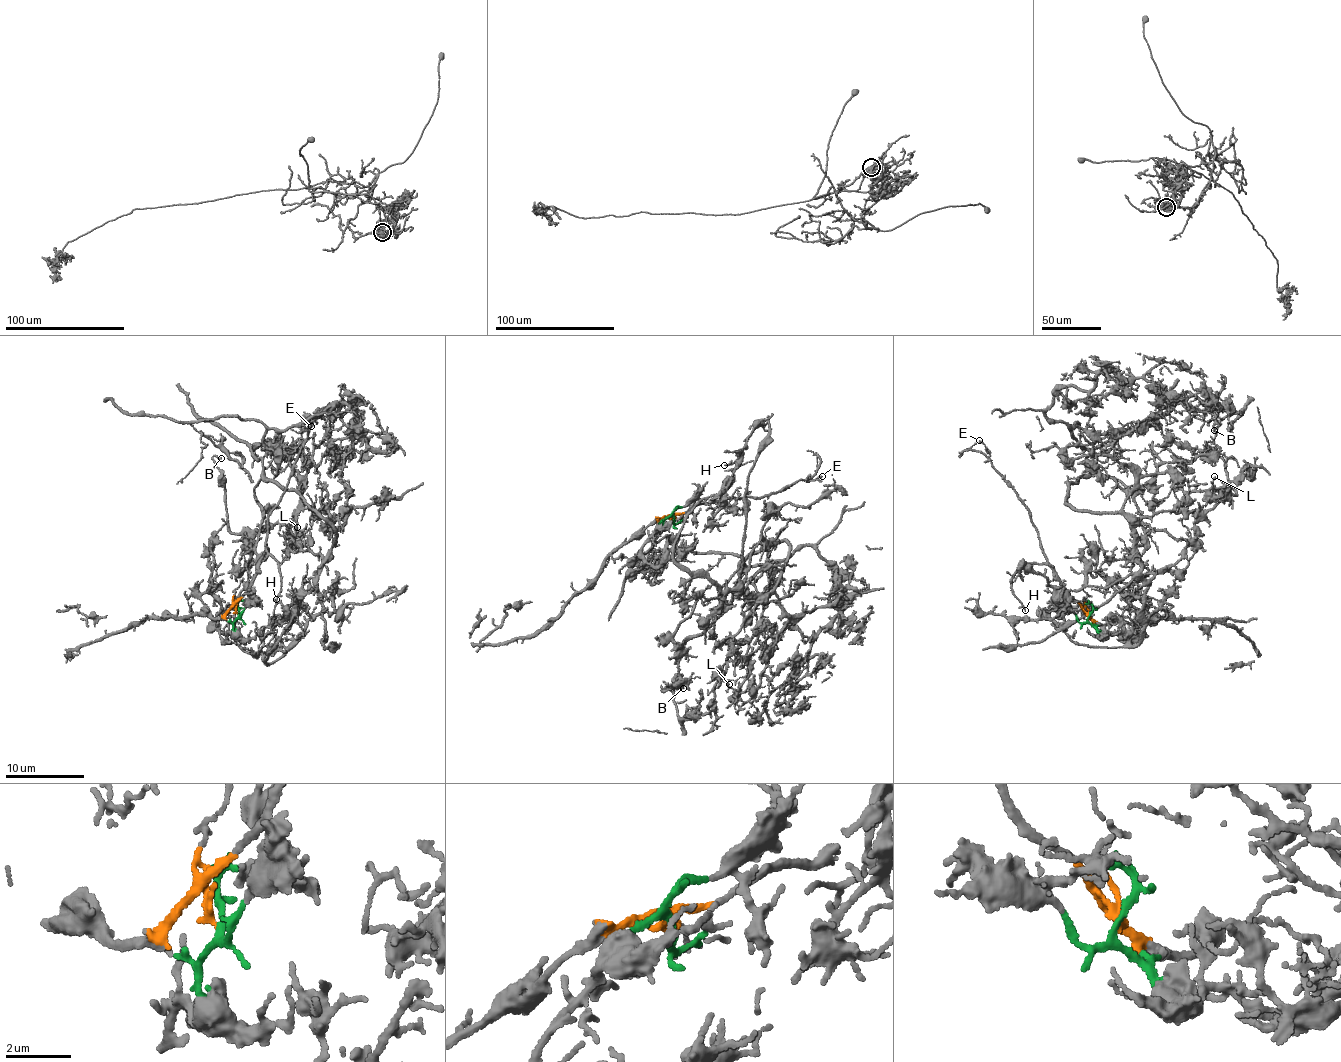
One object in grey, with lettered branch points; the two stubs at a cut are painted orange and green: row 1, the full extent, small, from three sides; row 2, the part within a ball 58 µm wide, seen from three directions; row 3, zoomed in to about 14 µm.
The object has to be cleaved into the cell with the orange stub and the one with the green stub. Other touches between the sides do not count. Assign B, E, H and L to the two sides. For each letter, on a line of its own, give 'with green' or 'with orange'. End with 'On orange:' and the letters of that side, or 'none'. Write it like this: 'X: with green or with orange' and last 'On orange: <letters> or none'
B: with green
E: with orange
H: with orange
L: with green
On orange: E, H

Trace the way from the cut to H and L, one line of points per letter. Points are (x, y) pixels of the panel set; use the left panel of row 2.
H: (237, 614), (236, 606), (268, 548), (266, 552), (278, 565), (281, 585), (276, 599)
L: (239, 614), (227, 644), (268, 664), (323, 609), (324, 558), (305, 550), (298, 527)

